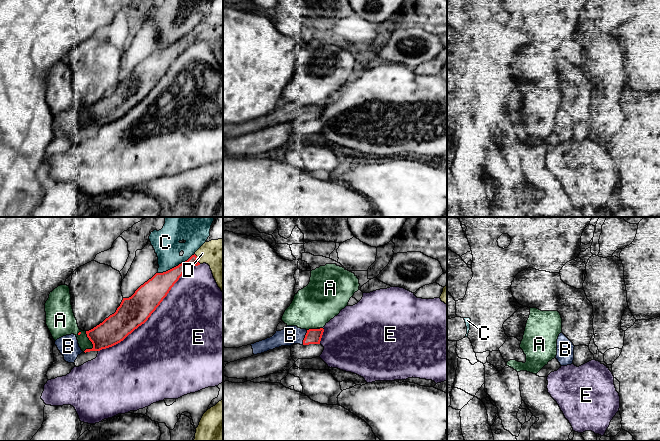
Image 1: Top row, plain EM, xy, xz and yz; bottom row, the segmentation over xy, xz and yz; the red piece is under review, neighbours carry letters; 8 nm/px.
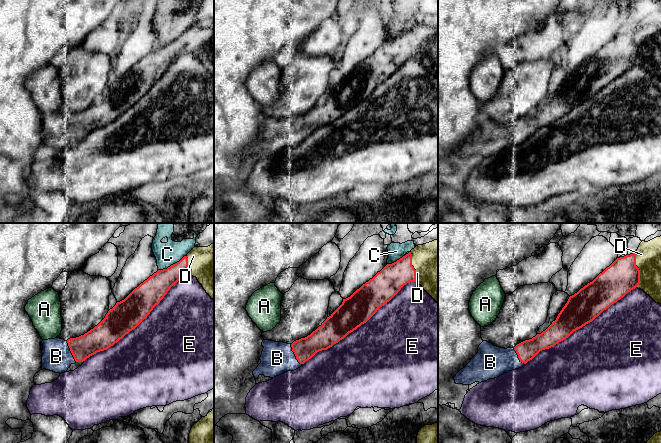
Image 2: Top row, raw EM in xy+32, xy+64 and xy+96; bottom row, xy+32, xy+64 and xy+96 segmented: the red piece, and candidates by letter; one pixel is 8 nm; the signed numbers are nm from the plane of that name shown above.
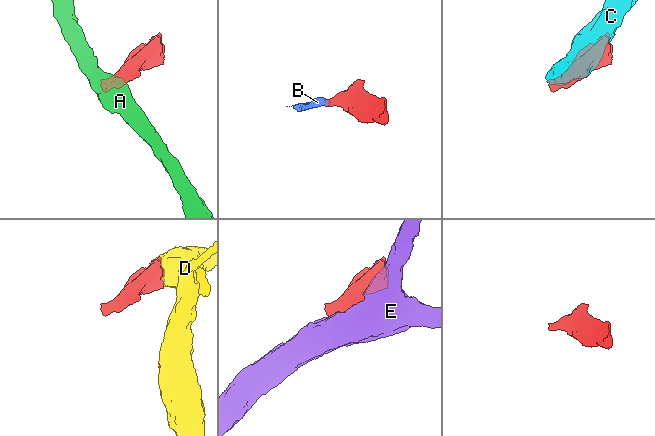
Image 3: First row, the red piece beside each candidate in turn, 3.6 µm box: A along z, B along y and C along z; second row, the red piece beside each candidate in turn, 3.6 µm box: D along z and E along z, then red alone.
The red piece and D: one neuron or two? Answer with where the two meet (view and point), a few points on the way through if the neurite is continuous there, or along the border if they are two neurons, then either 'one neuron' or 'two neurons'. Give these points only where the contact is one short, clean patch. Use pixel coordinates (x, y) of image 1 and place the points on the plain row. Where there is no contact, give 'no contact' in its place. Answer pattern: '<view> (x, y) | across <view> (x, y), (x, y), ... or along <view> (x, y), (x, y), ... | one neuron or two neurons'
xy (196, 35) | one neuron

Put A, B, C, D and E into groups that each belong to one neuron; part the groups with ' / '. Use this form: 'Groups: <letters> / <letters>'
Groups: A / B D / C / E

